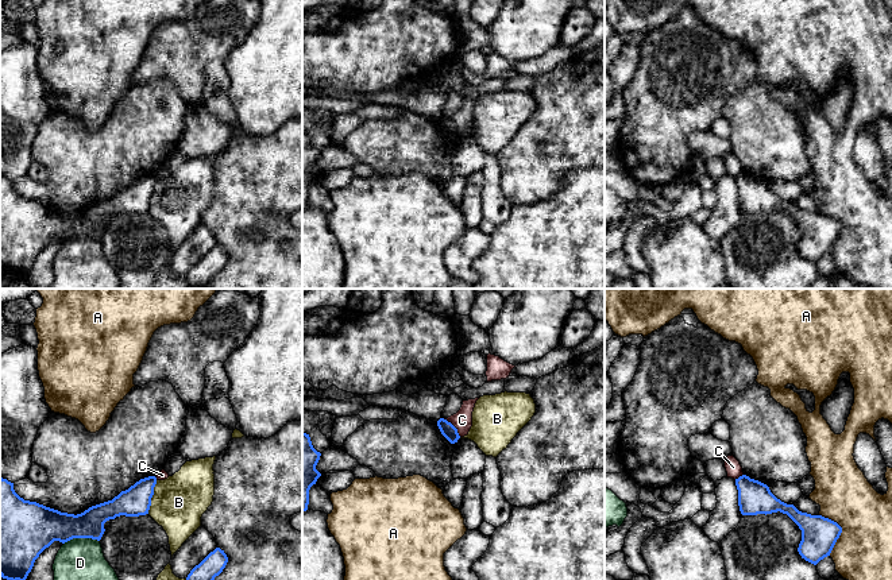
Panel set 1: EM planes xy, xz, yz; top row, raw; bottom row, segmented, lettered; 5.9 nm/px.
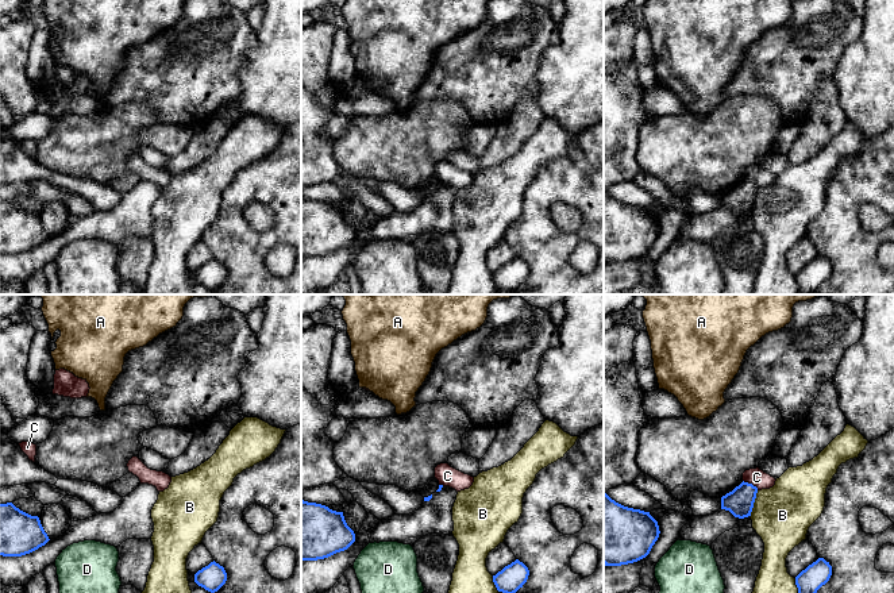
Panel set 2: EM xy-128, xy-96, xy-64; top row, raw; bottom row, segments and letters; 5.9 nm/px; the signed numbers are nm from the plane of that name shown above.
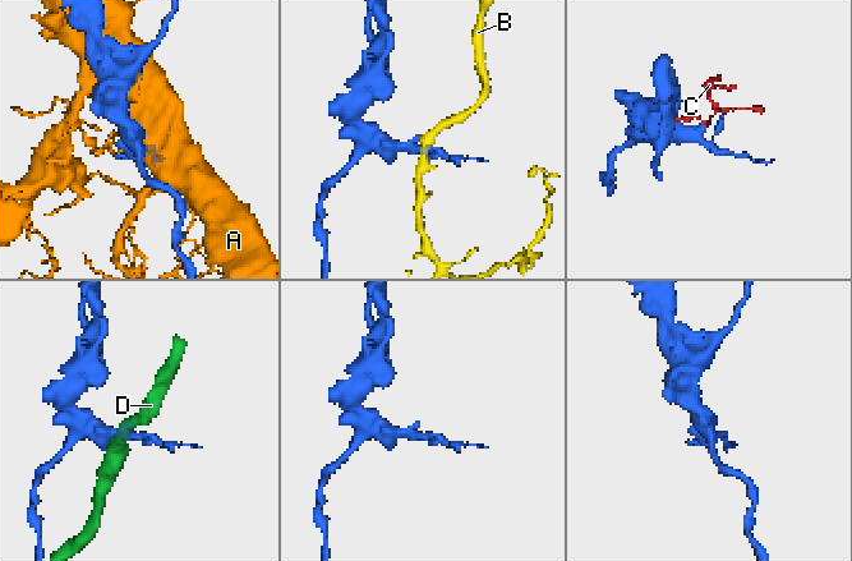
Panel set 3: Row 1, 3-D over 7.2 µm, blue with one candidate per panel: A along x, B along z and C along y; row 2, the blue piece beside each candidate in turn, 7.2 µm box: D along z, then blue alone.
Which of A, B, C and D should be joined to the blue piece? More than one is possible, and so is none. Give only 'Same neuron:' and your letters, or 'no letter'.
Same neuron: no letter

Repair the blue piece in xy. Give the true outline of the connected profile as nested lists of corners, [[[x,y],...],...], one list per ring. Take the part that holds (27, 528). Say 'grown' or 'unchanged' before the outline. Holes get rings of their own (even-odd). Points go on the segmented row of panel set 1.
unchanged; [[[155,476],[140,479],[112,500],[74,515],[24,500],[15,492],[13,483],[0,477],[0,576],[26,580],[35,560],[54,541],[100,541],[107,521],[148,514],[155,484]]]

